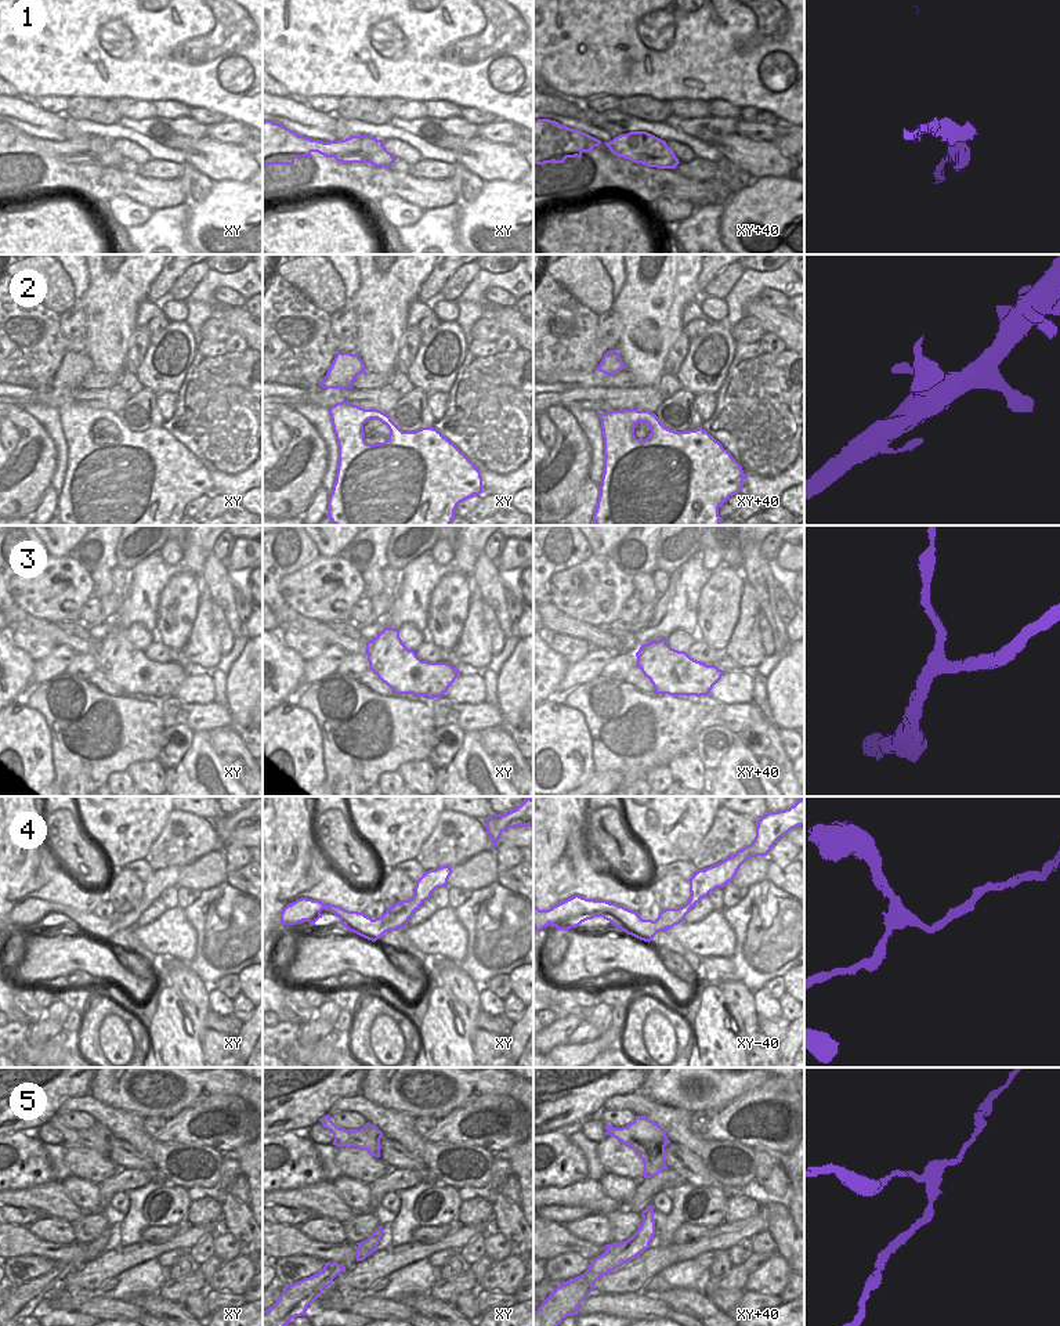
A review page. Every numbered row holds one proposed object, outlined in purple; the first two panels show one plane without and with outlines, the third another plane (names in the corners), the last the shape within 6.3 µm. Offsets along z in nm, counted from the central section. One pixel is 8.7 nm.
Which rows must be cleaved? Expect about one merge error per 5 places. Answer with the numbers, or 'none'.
none

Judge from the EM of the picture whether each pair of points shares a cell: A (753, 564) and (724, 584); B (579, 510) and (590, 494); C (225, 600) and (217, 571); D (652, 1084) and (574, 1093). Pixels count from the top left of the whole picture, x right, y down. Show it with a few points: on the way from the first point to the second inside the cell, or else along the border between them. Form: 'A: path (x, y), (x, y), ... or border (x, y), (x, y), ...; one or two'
A: border (738, 568), (744, 580); two
B: path (583, 506), (586, 498); one
C: path (223, 593), (217, 578); one
D: border (644, 1081), (639, 1090); two

